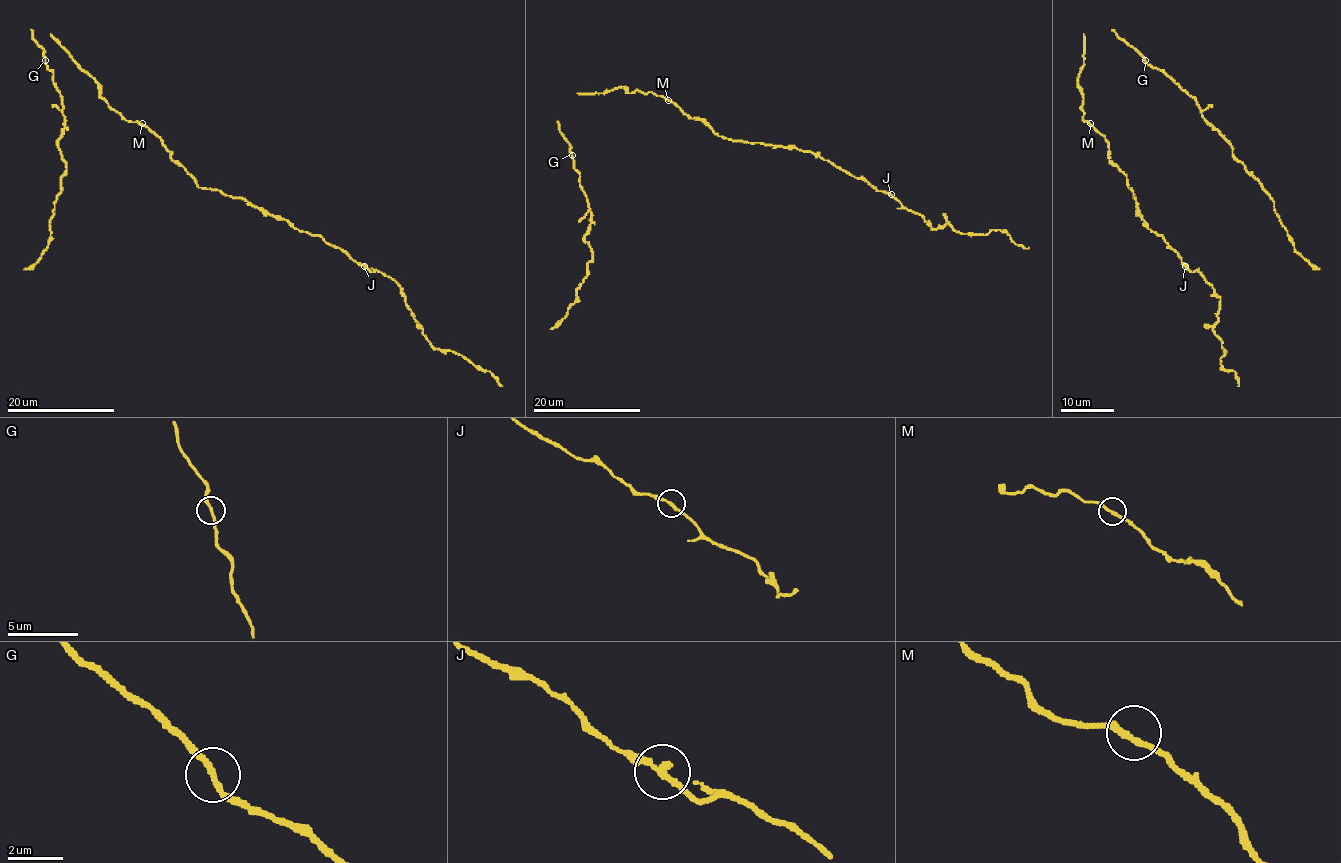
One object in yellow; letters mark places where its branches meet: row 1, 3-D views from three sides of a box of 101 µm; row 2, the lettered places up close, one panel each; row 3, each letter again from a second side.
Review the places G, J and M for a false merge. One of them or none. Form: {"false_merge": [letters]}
{"false_merge": ["J"]}

